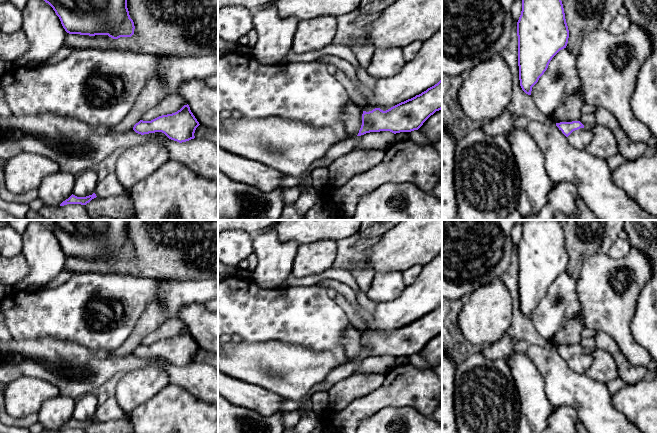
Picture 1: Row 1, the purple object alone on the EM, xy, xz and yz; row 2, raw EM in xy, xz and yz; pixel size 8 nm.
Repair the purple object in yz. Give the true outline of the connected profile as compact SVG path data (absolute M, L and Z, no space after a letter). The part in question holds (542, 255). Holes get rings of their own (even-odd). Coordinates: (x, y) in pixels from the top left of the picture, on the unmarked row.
M524 220L517 246L519 304L522 314L531 319L532 311L547 294L552 282L566 272L569 254L559 220Z

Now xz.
M442 302L434 310L415 321L383 335L363 335L357 360L370 356L390 355L394 358L418 354L436 335L442 333Z

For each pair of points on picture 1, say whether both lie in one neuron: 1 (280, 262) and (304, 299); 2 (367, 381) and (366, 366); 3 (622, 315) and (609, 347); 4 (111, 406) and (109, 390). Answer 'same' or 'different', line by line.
1: different
2: different
3: different
4: different

